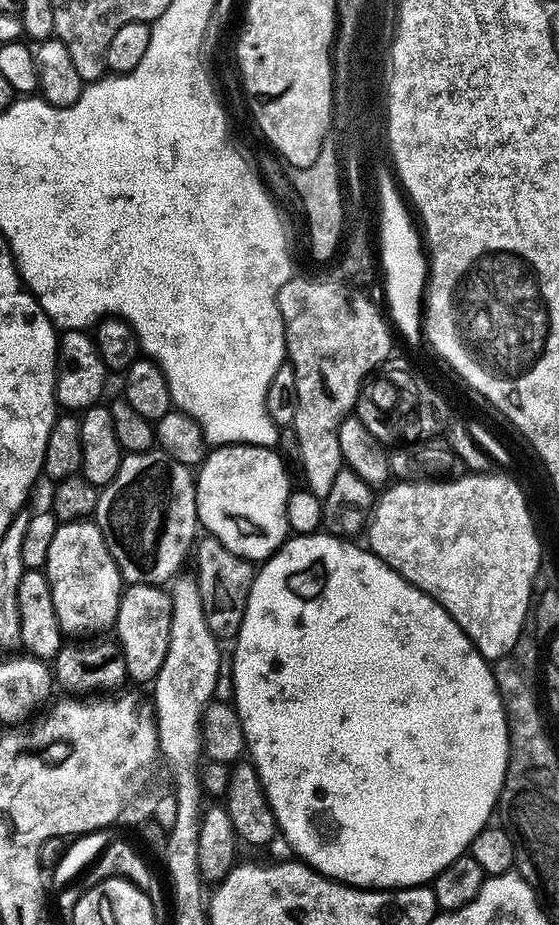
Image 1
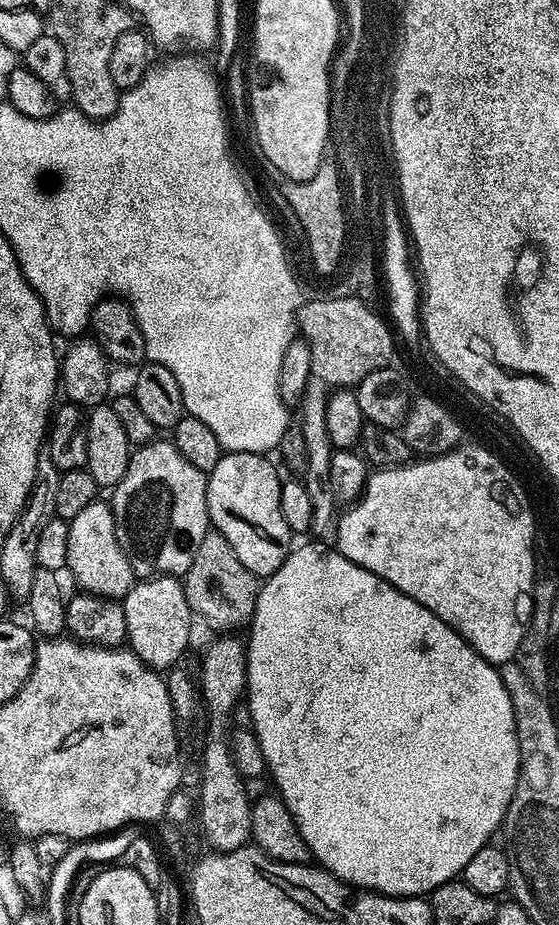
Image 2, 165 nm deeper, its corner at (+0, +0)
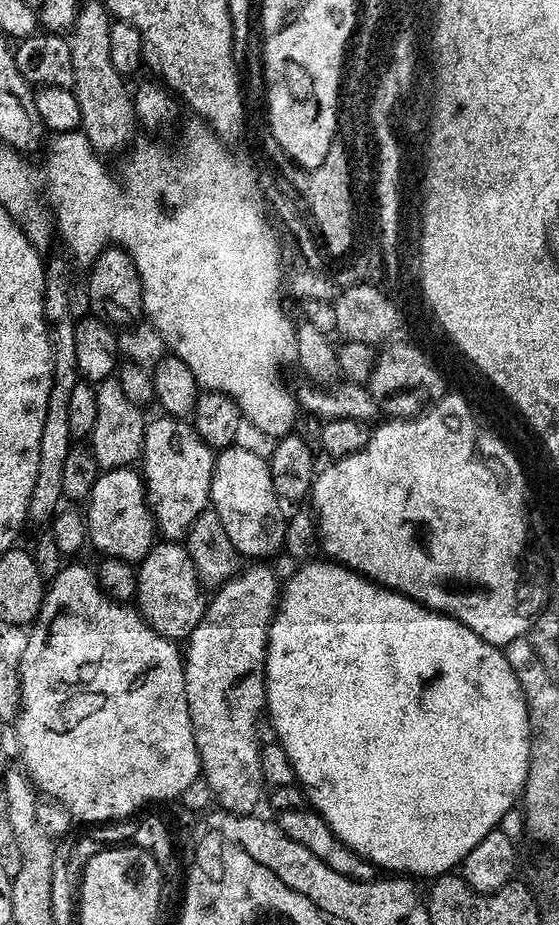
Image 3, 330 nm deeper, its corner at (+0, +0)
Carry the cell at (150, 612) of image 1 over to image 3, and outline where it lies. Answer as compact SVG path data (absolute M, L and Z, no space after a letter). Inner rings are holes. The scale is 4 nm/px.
M180 542L153 543L136 568L135 607L144 621L156 632L169 638L187 637L194 626L204 617L206 592L202 587L200 576L190 558L187 547Z

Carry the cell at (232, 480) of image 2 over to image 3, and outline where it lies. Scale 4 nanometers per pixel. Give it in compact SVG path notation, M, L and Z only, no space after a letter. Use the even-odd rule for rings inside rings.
M240 442L219 449L215 458L211 507L216 509L218 518L222 518L222 526L226 526L226 534L230 534L230 542L234 542L241 557L268 558L264 556L278 551L286 539L286 520L280 517L282 501L274 490L267 459L252 448L243 448Z

